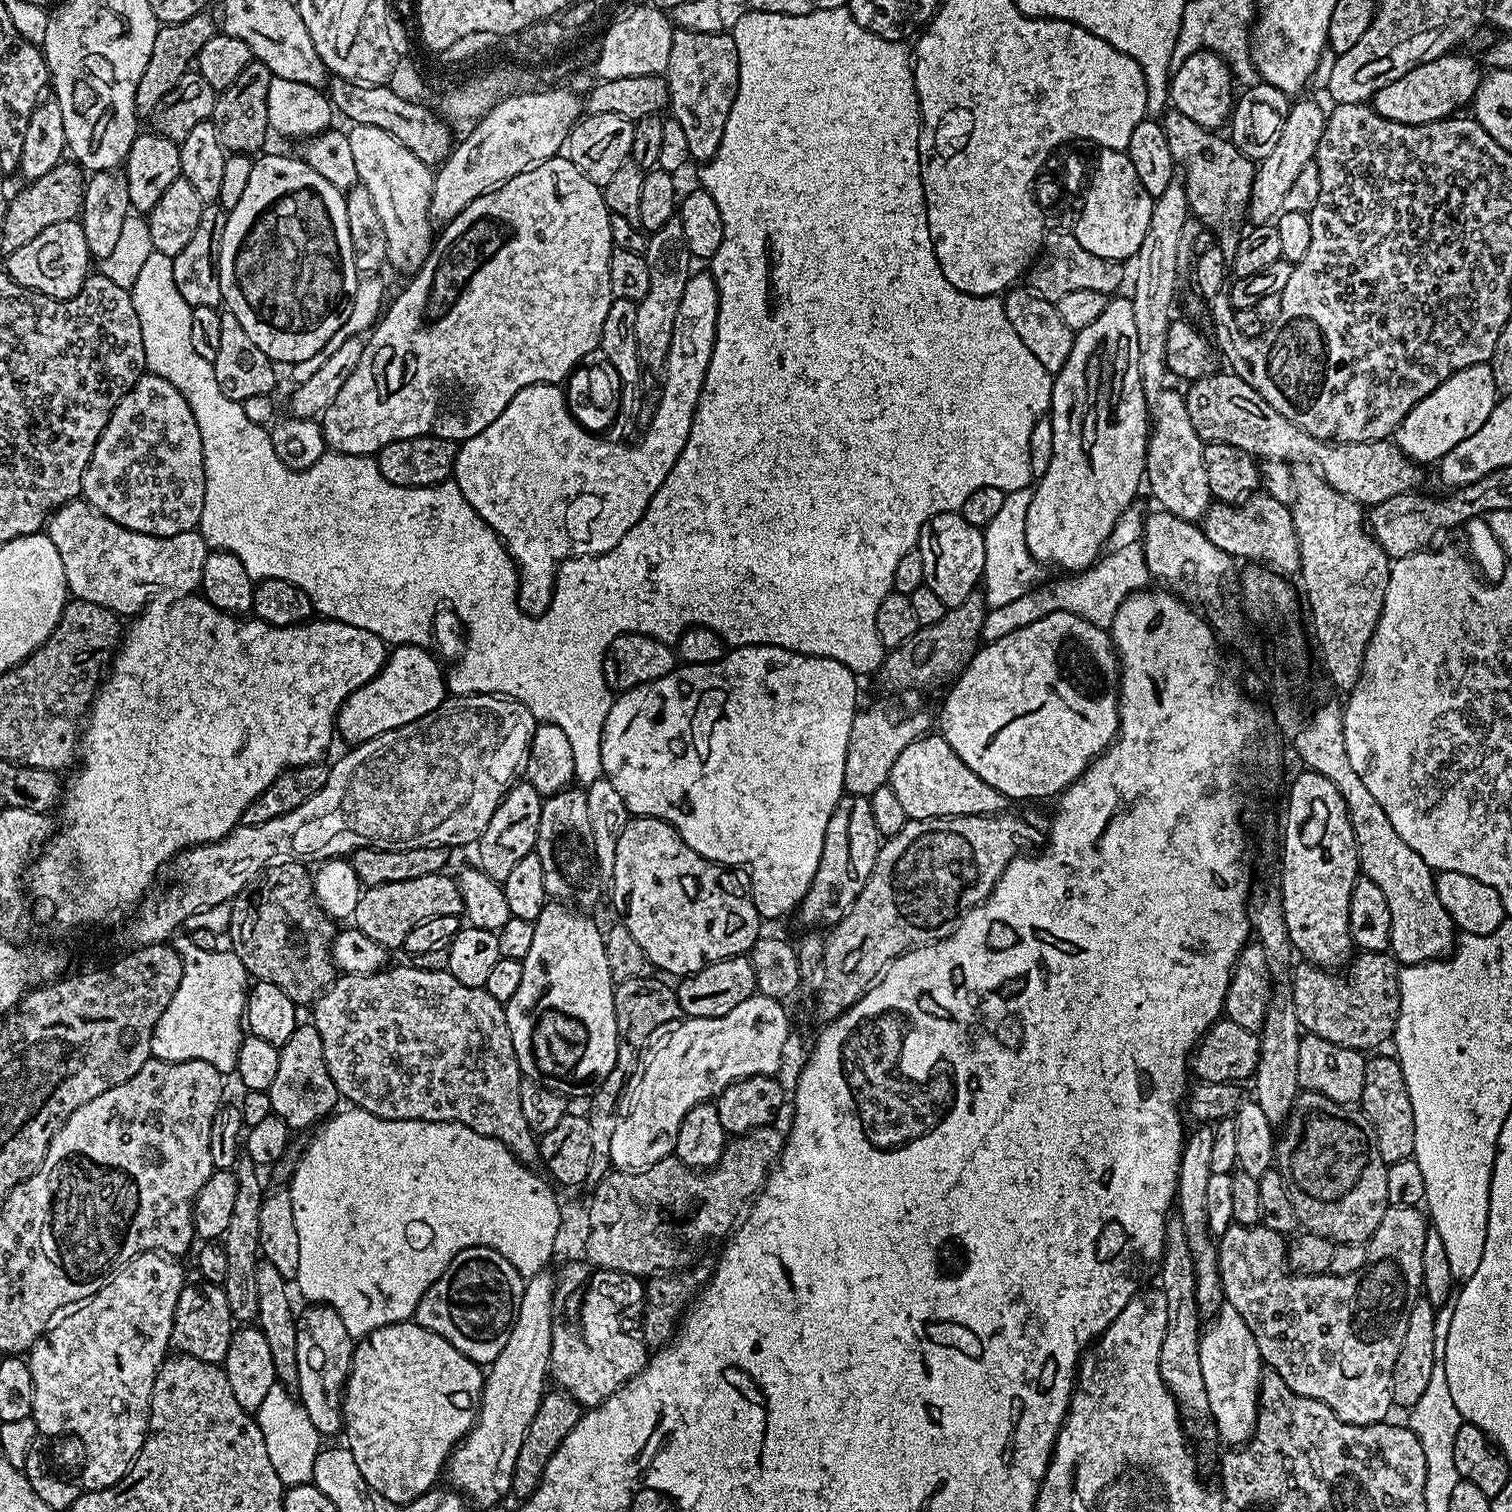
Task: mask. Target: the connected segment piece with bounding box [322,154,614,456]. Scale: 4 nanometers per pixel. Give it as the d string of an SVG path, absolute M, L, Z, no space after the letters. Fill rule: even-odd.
M567 155L551 156L538 166L526 170L526 174L518 174L518 178L510 178L501 188L487 192L484 196L474 198L462 214L458 214L439 229L433 239L428 257L415 269L412 281L396 296L396 301L385 307L381 317L365 339L362 358L358 358L358 366L354 366L354 374L346 378L346 386L342 386L338 398L330 402L330 406L322 413L322 427L325 445L333 452L354 454L355 456L372 456L385 448L390 442L398 442L406 438L434 435L443 440L463 442L474 438L474 434L482 434L502 410L526 386L535 384L555 384L567 381L574 369L585 358L597 351L602 326L606 322L606 314L610 314L613 302L610 286L610 258L614 245L610 238L610 213L602 188L595 185L578 168L572 164Z

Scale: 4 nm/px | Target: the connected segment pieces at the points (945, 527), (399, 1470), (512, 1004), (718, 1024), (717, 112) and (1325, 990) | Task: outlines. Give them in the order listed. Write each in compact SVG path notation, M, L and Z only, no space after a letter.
M943 512L925 523L918 545L922 554L924 582L927 588L934 590L934 594L938 594L938 598L942 598L945 609L966 602L966 598L977 591L986 562L983 544L983 531L970 526L970 522L966 522L959 512Z
M402 1320L381 1328L374 1328L370 1334L359 1337L355 1341L352 1350L352 1369L348 1375L348 1385L344 1387L344 1427L342 1436L343 1439L348 1439L345 1440L346 1447L350 1450L350 1454L354 1454L354 1463L358 1466L358 1470L362 1470L362 1478L366 1478L369 1489L381 1501L383 1501L382 1499L389 1500L393 1506L399 1506L409 1504L424 1492L432 1491L434 1485L439 1481L436 1479L439 1476L441 1479L442 1473L445 1471L452 1449L464 1439L464 1435L472 1429L472 1425L476 1422L476 1414L480 1407L480 1395L484 1393L484 1378L485 1373L482 1371L481 1365L474 1363L470 1358L466 1358L466 1354L462 1354L454 1346L450 1346L450 1342L446 1342L446 1338L426 1330L412 1320Z
M564 902L545 903L542 914L538 914L538 918L534 922L534 939L530 945L530 954L526 954L526 958L522 961L522 982L518 985L514 998L510 998L507 1004L504 1005L506 1022L510 1030L510 1038L514 1042L514 1054L518 1058L521 1077L542 1082L542 1086L546 1086L555 1092L561 1092L562 1095L569 1098L575 1098L575 1096L591 1097L596 1088L610 1074L610 1070L614 1070L614 1062L620 1057L622 1043L618 1022L614 1014L614 994L616 989L610 974L610 962L606 962L604 932L588 916L591 915L585 914L583 911L577 910Z
M757 994L734 1006L730 1014L722 1014L718 1018L694 1016L681 1019L665 1040L657 1039L656 1049L644 1064L636 1097L628 1113L625 1116L623 1113L614 1126L614 1135L610 1137L609 1165L622 1172L641 1172L644 1168L654 1166L654 1162L662 1162L662 1158L675 1153L678 1126L682 1126L682 1118L686 1118L694 1106L715 1101L736 1080L750 1079L756 1075L775 1077L782 1059L782 1046L790 1033L788 1012L783 1007L785 1005L774 997Z
M677 27L670 42L670 62L666 73L668 108L671 119L682 126L693 161L707 162L718 154L730 106L738 94L738 46L731 35L700 33Z
M1391 951L1360 952L1341 972L1300 962L1297 968L1295 965L1291 969L1290 979L1294 1014L1298 1014L1301 1029L1307 1035L1326 1038L1326 1042L1334 1042L1362 1053L1367 1053L1368 1048L1378 1047L1383 1040L1391 1041L1400 1017L1400 970L1401 965Z

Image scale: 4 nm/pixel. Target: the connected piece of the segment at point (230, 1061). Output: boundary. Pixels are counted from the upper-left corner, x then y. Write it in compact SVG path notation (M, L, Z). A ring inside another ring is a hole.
M177 935L174 947L183 968L179 986L170 1000L170 1006L158 1018L152 1035L152 1056L158 1060L201 1060L210 1062L222 1074L235 1073L238 1050L242 1039L242 1021L246 1016L249 975L242 960L230 950L219 948L206 951L197 948L189 936Z

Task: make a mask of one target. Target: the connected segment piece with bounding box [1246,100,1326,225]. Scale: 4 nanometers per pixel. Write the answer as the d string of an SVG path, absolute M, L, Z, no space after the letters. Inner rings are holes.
M1300 100L1297 104L1295 101L1289 107L1286 122L1282 125L1282 135L1279 136L1274 150L1270 150L1270 154L1266 154L1266 158L1256 164L1252 193L1246 209L1246 220L1249 225L1267 224L1284 211L1286 193L1298 178L1302 166L1311 164L1316 159L1318 142L1322 142L1325 119L1325 109L1320 109L1312 100Z

